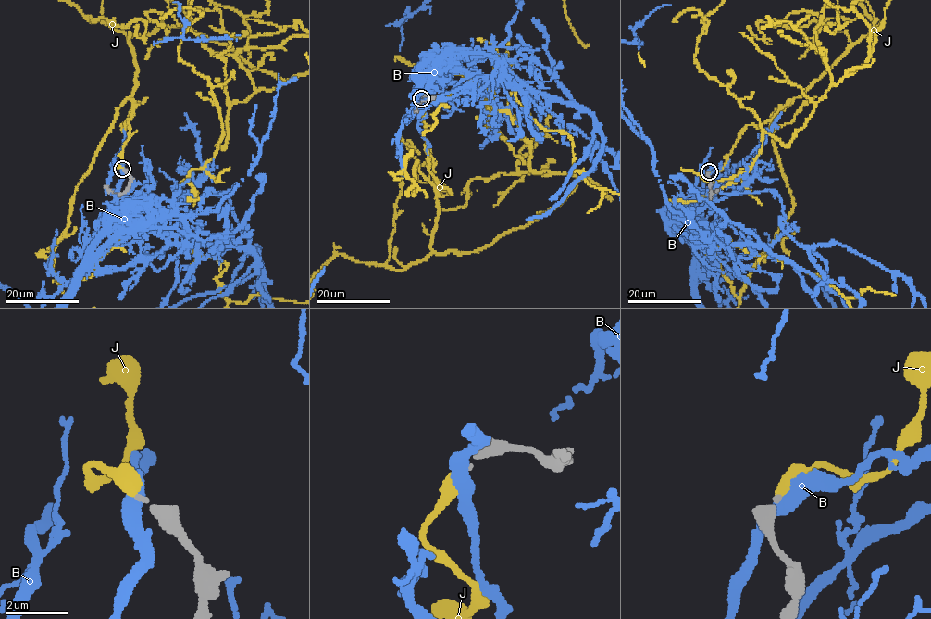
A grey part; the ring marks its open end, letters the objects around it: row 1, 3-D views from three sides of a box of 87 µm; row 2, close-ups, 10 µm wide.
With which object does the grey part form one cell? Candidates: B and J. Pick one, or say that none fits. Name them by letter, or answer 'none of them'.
J

